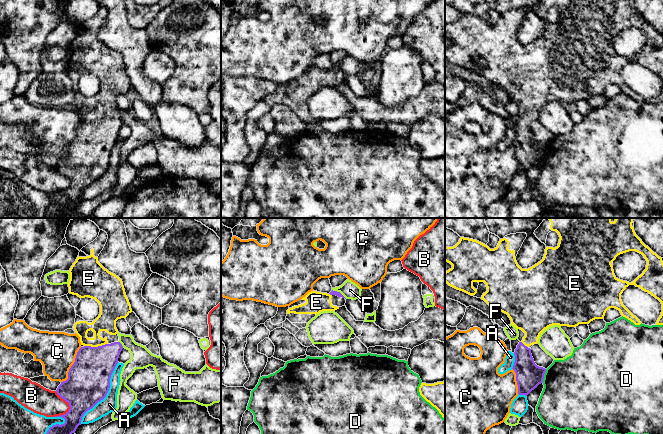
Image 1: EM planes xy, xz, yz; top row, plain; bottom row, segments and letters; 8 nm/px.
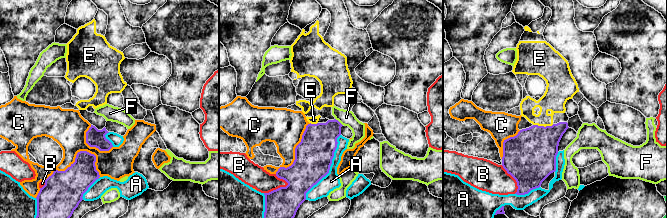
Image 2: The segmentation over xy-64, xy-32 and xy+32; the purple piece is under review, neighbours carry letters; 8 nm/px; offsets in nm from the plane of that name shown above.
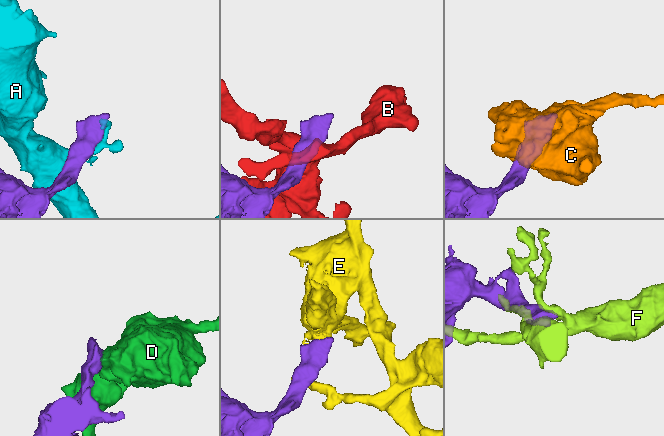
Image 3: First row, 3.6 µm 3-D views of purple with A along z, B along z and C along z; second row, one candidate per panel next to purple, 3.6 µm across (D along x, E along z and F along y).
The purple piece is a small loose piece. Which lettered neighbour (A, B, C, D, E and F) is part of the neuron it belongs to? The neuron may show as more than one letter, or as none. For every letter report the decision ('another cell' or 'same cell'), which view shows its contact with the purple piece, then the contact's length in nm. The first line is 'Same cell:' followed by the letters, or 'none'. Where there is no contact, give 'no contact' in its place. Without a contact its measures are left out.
Same cell: E
A: another cell | xy | 600 nm
B: another cell | xy | 220 nm
C: another cell | xy | 340 nm
D: another cell | yz | 120 nm
E: same cell | xy | 190 nm
F: another cell | xy | 70 nm

